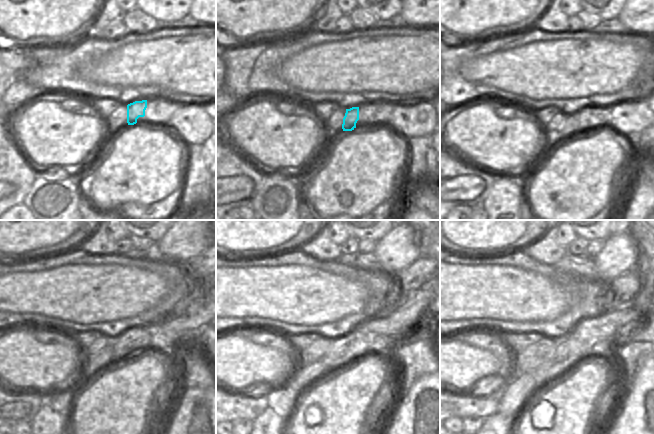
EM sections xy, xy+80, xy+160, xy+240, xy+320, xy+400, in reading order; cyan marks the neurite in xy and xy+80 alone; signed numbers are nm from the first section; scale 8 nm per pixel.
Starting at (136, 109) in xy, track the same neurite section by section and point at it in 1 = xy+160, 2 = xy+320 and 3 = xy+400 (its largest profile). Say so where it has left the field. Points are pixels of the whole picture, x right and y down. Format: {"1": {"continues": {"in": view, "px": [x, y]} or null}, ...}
{"1": {"continues": {"in": "xy+160", "px": [571, 126]}}, "2": {"continues": {"in": "xy+320", "px": [304, 378]}}, "3": {"continues": {"in": "xy+400", "px": [517, 393]}}}

